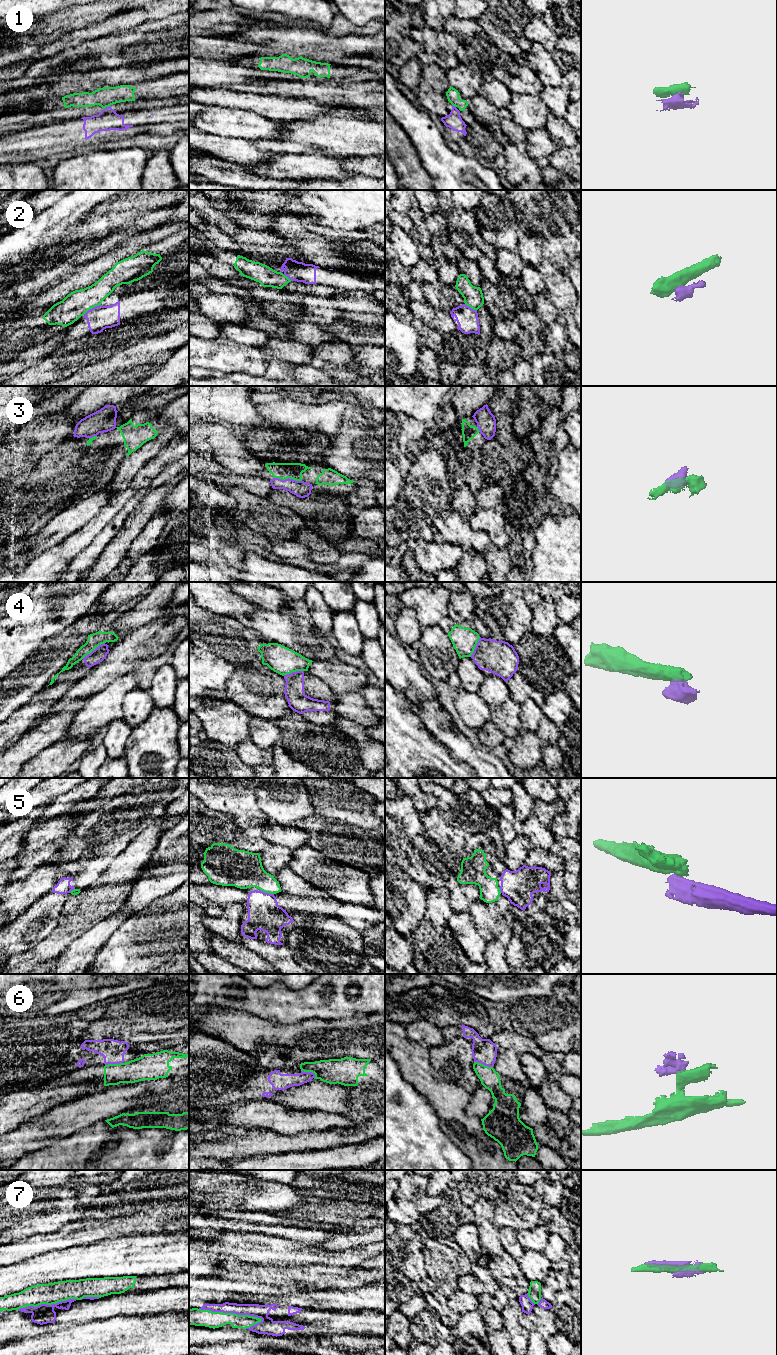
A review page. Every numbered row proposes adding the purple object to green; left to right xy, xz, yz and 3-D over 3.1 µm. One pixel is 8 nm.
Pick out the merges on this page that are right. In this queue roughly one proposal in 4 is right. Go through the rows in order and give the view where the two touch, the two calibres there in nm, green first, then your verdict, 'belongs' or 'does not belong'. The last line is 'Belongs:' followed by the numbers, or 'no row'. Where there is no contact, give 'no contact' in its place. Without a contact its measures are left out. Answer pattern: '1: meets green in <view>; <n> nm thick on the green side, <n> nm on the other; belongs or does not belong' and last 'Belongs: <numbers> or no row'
1: meets green in xy; 160 nm thick on the green side, 170 nm on the other; does not belong
2: meets green in xy; 200 nm thick on the green side, 190 nm on the other; does not belong
3: meets green in xz; 130 nm thick on the green side, 130 nm on the other; belongs
4: meets green in xy; 110 nm thick on the green side, 110 nm on the other; does not belong
5: meets green in xz; 300 nm thick on the green side, 260 nm on the other; does not belong
6: meets green in yz; 150 nm thick on the green side, 200 nm on the other; does not belong
7: meets green in xz; 140 nm thick on the green side, 110 nm on the other; belongs
Belongs: 3, 7

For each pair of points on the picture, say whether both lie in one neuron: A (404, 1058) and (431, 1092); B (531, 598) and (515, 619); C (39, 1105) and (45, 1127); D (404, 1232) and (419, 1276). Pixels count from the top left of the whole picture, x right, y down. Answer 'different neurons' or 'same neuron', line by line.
A: same neuron
B: different neurons
C: different neurons
D: same neuron

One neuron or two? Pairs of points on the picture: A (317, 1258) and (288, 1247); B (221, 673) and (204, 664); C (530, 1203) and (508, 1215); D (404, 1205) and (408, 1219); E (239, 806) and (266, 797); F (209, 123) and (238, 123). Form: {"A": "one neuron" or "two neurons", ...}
{"A": "one neuron", "B": "one neuron", "C": "one neuron", "D": "one neuron", "E": "two neurons", "F": "one neuron"}

